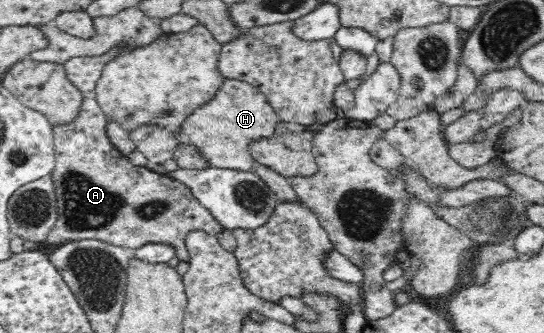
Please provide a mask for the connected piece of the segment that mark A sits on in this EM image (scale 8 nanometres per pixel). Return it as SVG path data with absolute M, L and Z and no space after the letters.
M85 95L79 118L71 125L53 126L55 169L51 176L57 196L59 215L55 225L47 234L46 243L59 245L69 240L96 239L125 249L137 249L147 241L164 243L174 247L175 257L189 261L189 252L184 244L189 230L201 230L215 236L223 227L205 209L187 185L149 167L135 166L109 142L105 134L105 119L102 108L92 95Z

